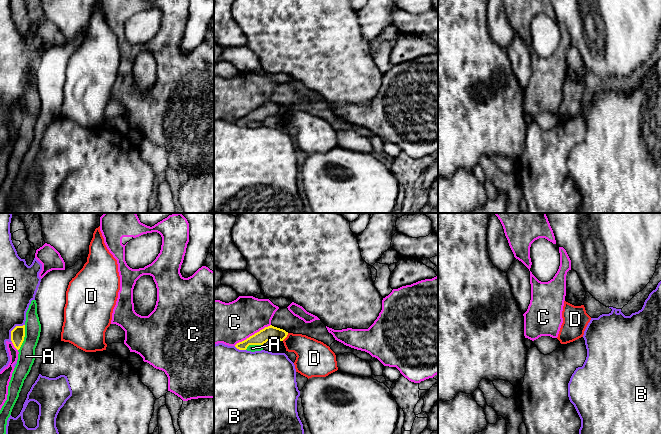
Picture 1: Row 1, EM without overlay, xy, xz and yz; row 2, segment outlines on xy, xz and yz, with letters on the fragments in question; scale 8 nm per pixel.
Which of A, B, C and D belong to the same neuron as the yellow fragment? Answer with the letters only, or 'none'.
none

